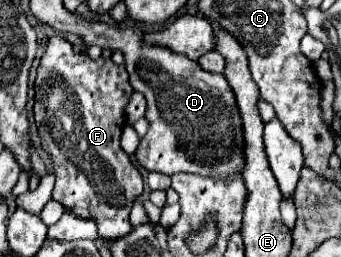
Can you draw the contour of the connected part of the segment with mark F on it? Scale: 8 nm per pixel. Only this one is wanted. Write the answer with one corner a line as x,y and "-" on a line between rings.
56,34
50,38
44,56
40,58
38,76
36,76
36,104
34,118
38,128
46,126
46,140
42,140
44,150
52,156
56,188
54,200
74,210
76,216
96,220
98,236
104,240
118,240
132,232
128,220
134,200
142,194
144,180
136,166
130,162
128,154
120,148
120,134
124,130
124,108
132,96
132,86
128,82
128,72
124,66
114,64
110,58
88,58
86,52
74,52
72,44

